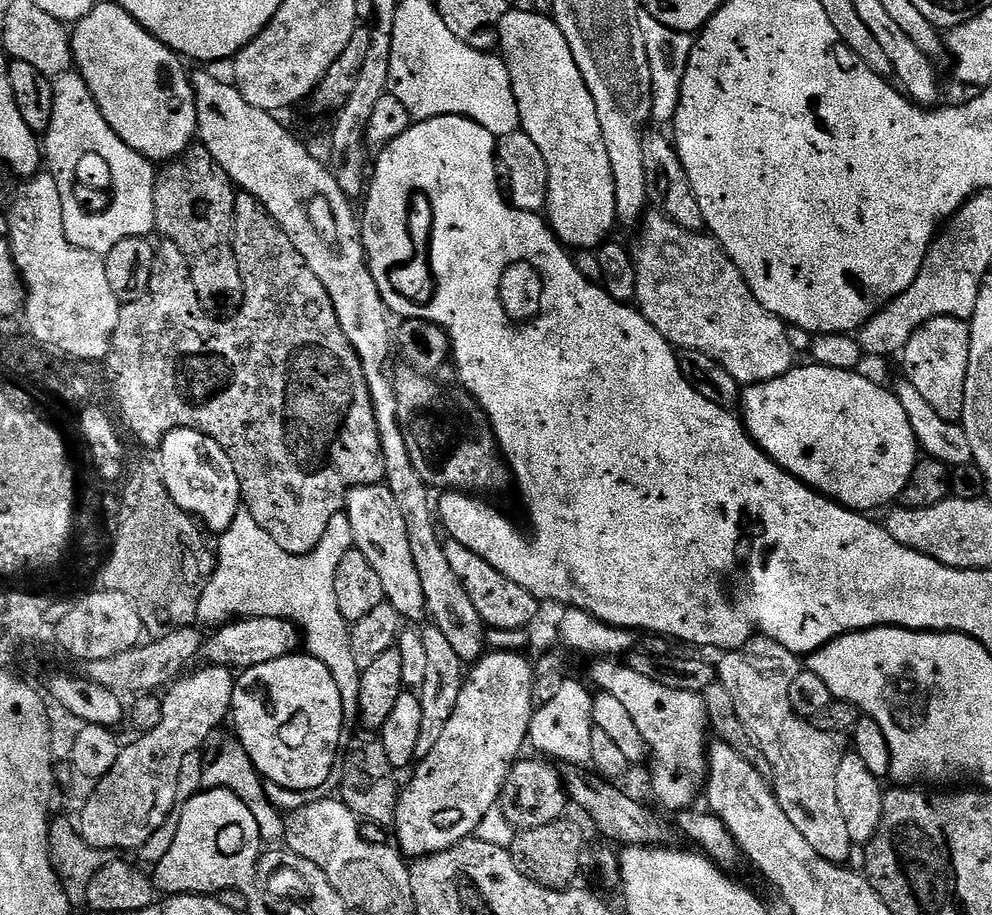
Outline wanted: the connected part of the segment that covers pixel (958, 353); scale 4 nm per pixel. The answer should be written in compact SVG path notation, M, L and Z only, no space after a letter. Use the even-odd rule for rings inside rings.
M939 316L921 326L903 350L904 372L912 383L911 391L922 397L943 420L959 421L966 411L971 346L972 329L968 320L959 320L956 316Z

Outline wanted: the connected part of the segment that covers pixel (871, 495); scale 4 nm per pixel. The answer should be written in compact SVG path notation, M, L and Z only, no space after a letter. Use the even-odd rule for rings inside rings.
M807 363L793 366L786 374L765 384L749 384L743 389L742 423L748 435L779 468L785 468L803 484L851 512L872 514L875 508L884 508L891 500L899 501L918 463L916 431L904 408L904 400L863 376L860 370Z

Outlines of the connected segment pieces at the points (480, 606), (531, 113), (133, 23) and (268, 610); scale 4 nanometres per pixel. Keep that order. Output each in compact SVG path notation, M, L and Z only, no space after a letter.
M449 539L446 544L450 564L457 572L458 578L469 592L478 614L485 625L492 630L524 630L528 625L541 615L541 601L529 589L518 586L510 578L506 578L493 564L488 564L478 554L474 554L466 546L462 546L454 539Z
M509 10L498 20L500 30L499 51L512 76L514 98L518 102L522 130L542 150L548 163L548 207L546 219L553 234L569 249L599 249L609 239L608 231L617 227L616 183L610 154L606 150L606 138L602 138L602 126L598 122L598 110L594 98L574 62L574 54L564 37L559 23L547 20L539 11Z
M101 2L90 15L84 17L82 24L83 27L88 27L88 32L96 43L96 56L108 75L108 108L106 104L103 114L116 135L152 162L171 162L183 156L193 147L198 136L196 92L192 89L189 69L184 69L185 61L157 36L146 31L119 3Z
M249 514L236 516L234 524L228 529L227 533L219 537L220 546L216 548L216 563L212 575L209 577L208 584L204 587L203 594L197 599L196 610L199 618L208 623L222 626L229 623L232 619L245 619L256 617L282 617L297 622L303 634L305 649L314 657L323 662L331 671L332 677L338 684L339 692L342 694L343 720L345 725L359 723L360 717L360 692L361 692L361 669L354 662L352 636L350 624L342 624L344 616L338 616L340 608L332 610L290 610L286 606L280 606L282 602L290 600L294 590L292 590L292 572L284 568L292 568L290 560L284 558L284 551L278 543L265 532L254 518Z

